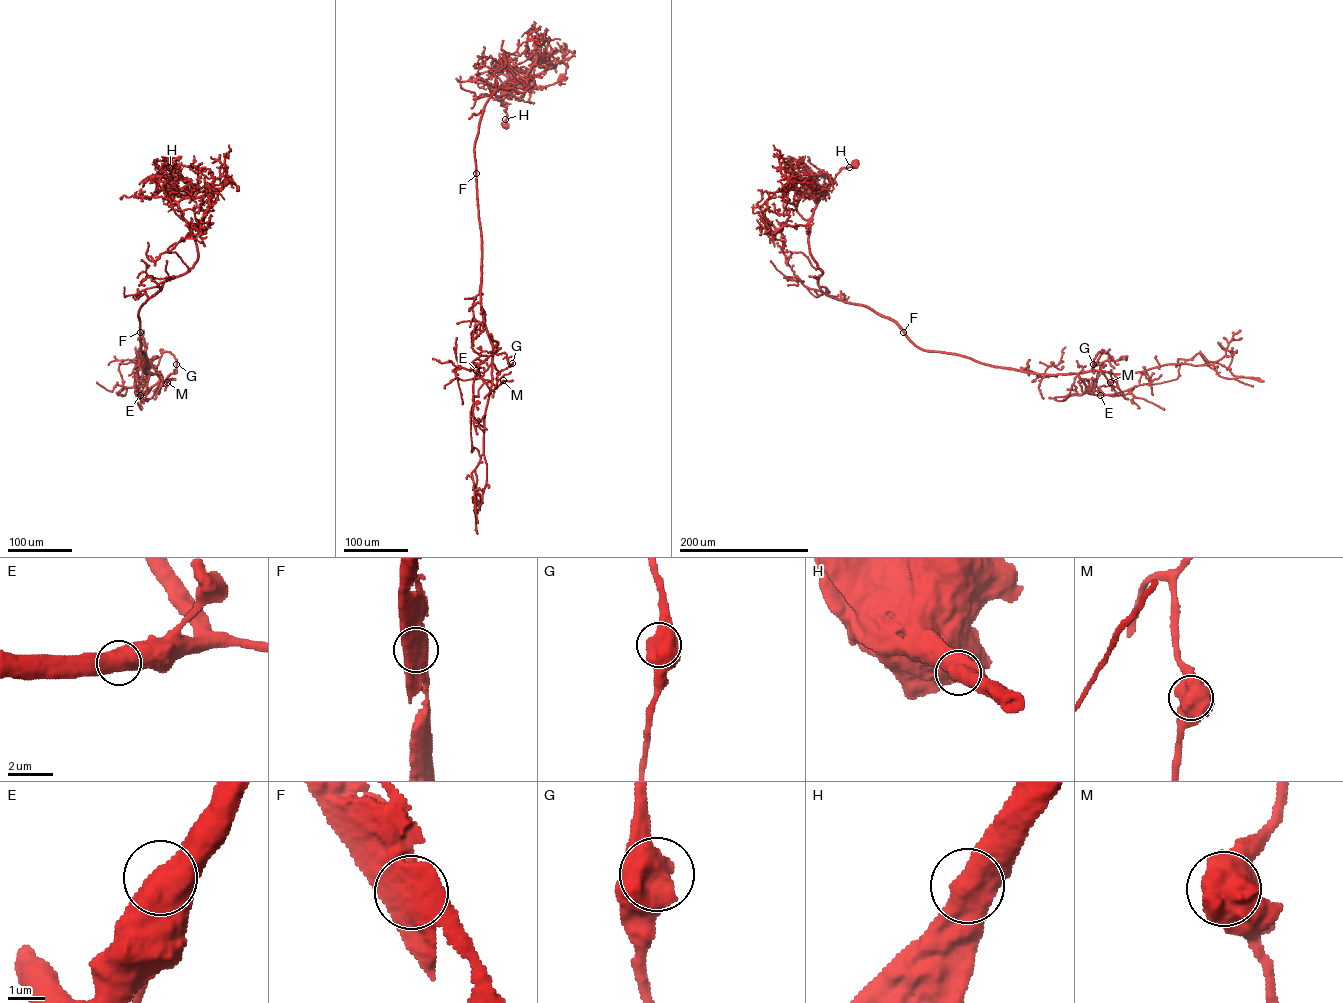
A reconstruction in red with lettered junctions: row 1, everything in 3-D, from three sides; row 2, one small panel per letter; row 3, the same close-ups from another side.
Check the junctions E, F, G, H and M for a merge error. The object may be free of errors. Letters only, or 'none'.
none

